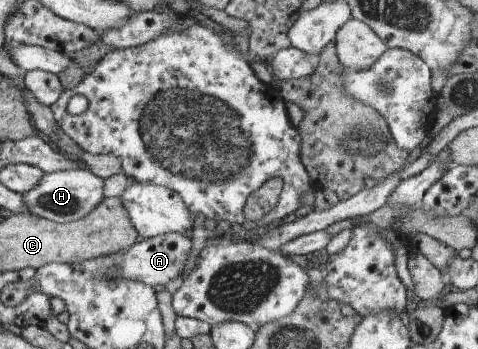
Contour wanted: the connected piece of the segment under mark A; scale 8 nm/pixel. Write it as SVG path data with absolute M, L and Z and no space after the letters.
M181 233L157 235L130 246L125 251L125 254L121 256L118 268L114 269L111 274L113 278L121 277L132 281L139 281L152 287L165 286L167 282L175 280L179 274L182 274L191 248L193 248L191 238Z

